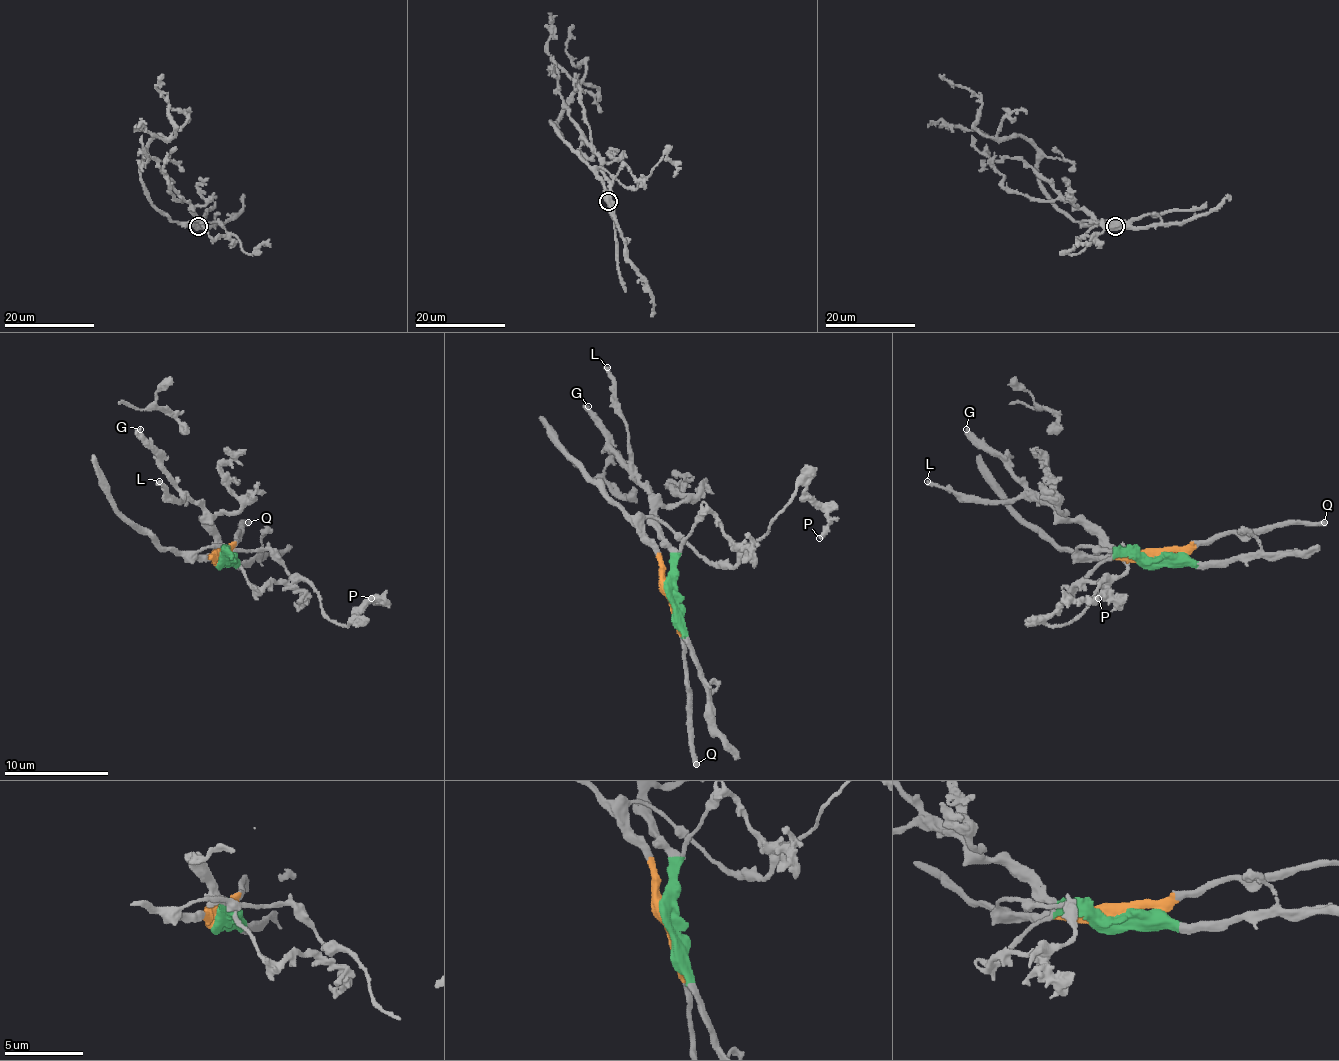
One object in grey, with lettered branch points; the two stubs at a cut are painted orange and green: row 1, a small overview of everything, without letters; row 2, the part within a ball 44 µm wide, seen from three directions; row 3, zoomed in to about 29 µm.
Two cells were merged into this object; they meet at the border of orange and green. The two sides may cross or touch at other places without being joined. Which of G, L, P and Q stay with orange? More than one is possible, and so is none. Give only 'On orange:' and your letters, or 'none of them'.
On orange: P, Q

